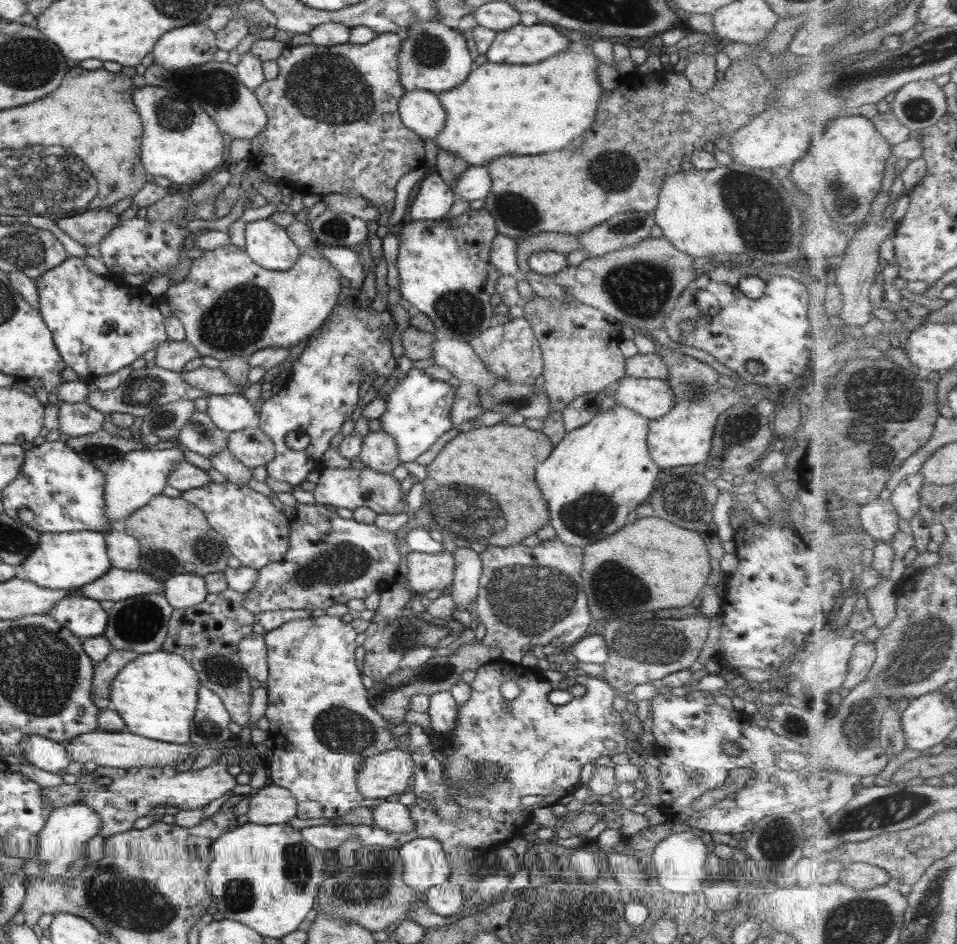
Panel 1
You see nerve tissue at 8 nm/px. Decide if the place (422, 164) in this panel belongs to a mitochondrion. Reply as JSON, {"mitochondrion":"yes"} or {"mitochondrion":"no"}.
{"mitochondrion":"no"}

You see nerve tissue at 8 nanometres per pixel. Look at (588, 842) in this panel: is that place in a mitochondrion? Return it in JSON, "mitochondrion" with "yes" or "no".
{"mitochondrion":"no"}

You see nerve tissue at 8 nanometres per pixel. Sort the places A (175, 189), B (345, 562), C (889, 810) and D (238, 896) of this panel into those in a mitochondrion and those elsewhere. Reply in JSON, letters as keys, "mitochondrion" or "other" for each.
{"A":"other","B":"mitochondrion","C":"mitochondrion","D":"mitochondrion"}

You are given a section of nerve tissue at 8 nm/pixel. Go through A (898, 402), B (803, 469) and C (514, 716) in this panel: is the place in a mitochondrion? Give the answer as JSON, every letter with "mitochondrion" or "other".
{"A":"mitochondrion","B":"other","C":"other"}

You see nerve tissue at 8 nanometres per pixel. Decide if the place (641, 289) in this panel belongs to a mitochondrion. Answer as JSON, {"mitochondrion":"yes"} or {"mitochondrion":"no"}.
{"mitochondrion":"yes"}

